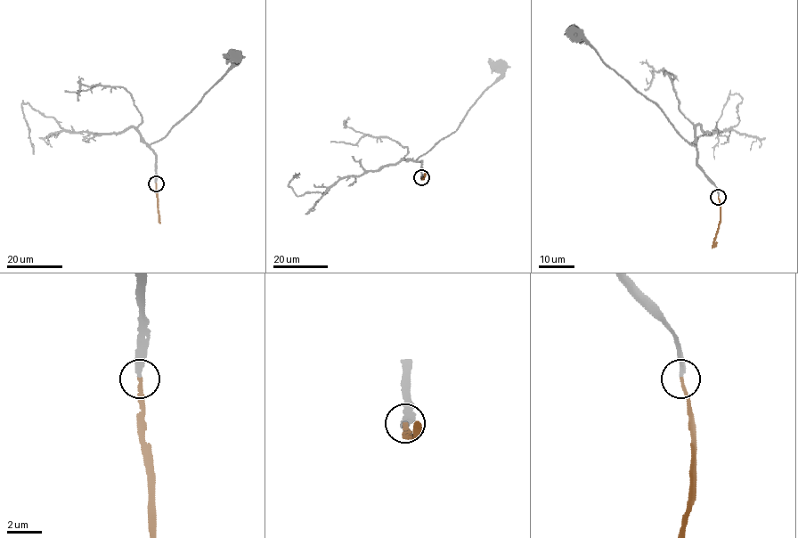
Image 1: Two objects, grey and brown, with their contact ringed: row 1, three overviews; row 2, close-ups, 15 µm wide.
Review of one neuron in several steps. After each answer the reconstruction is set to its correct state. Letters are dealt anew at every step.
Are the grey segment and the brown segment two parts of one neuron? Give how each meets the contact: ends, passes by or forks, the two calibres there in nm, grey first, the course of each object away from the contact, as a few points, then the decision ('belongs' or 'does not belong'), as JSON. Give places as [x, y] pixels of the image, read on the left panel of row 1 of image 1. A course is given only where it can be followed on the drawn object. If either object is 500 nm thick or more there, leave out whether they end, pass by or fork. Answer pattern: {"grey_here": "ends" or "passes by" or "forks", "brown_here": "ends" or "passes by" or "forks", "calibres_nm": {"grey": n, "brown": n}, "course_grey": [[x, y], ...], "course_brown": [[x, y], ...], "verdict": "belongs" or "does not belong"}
{"grey_here": "ends", "brown_here": "ends", "calibres_nm": {"grey": 280, "brown": 180}, "course_grey": [[155, 183], [155, 153], [150, 145], [161, 140], [192, 110], [236, 61], [237, 55]], "course_brown": [[155, 183], [160, 223]], "verdict": "belongs"}

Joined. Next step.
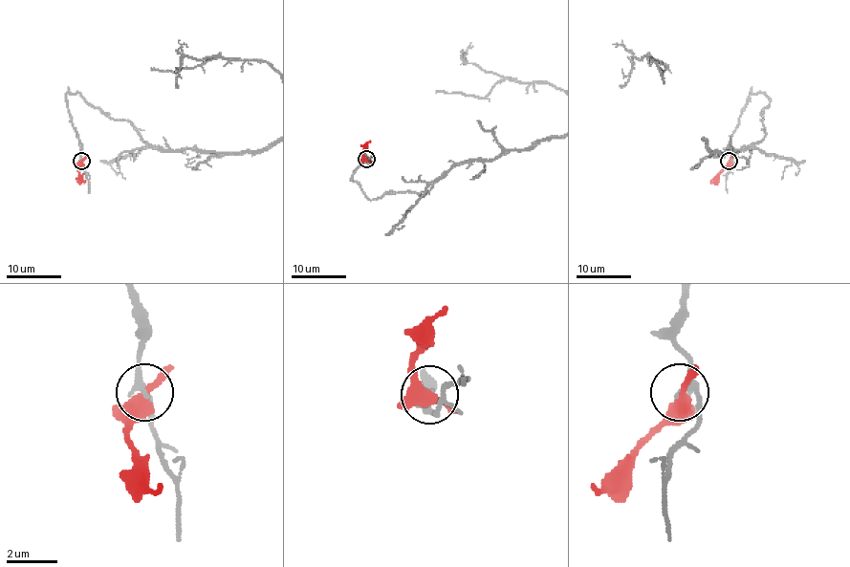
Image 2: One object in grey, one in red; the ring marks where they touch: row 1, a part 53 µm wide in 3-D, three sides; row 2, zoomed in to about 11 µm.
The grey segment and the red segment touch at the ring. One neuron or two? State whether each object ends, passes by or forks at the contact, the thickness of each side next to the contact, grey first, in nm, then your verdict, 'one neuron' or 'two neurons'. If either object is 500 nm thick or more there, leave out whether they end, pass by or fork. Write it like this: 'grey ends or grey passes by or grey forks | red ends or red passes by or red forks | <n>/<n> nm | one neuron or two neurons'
grey passes by | red passes by | 220/440 nm | two neurons

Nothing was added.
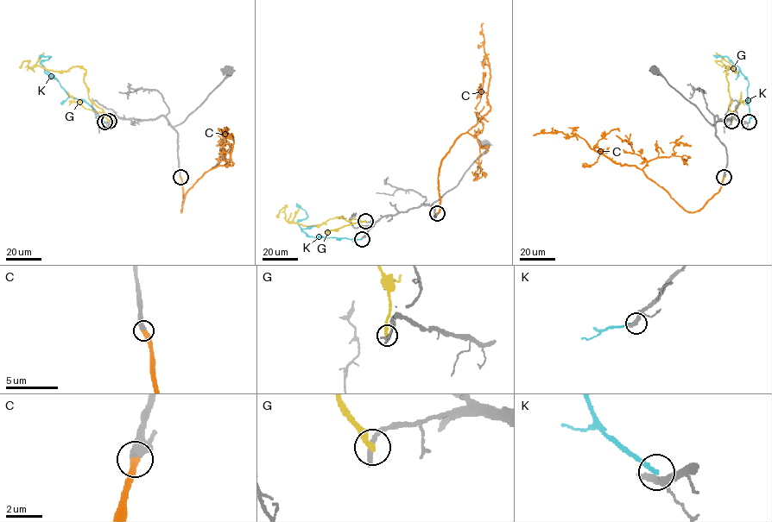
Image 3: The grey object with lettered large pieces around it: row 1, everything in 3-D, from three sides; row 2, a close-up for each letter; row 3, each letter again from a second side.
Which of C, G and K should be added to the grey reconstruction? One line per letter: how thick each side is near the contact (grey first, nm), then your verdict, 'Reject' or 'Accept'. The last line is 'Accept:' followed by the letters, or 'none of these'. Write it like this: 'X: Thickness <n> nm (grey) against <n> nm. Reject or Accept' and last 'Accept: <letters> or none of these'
C: Thickness 550 nm (grey) against 440 nm. Accept
G: Thickness 320 nm (grey) against 280 nm. Reject
K: Thickness 500 nm (grey) against 220 nm. Reject
Accept: C

